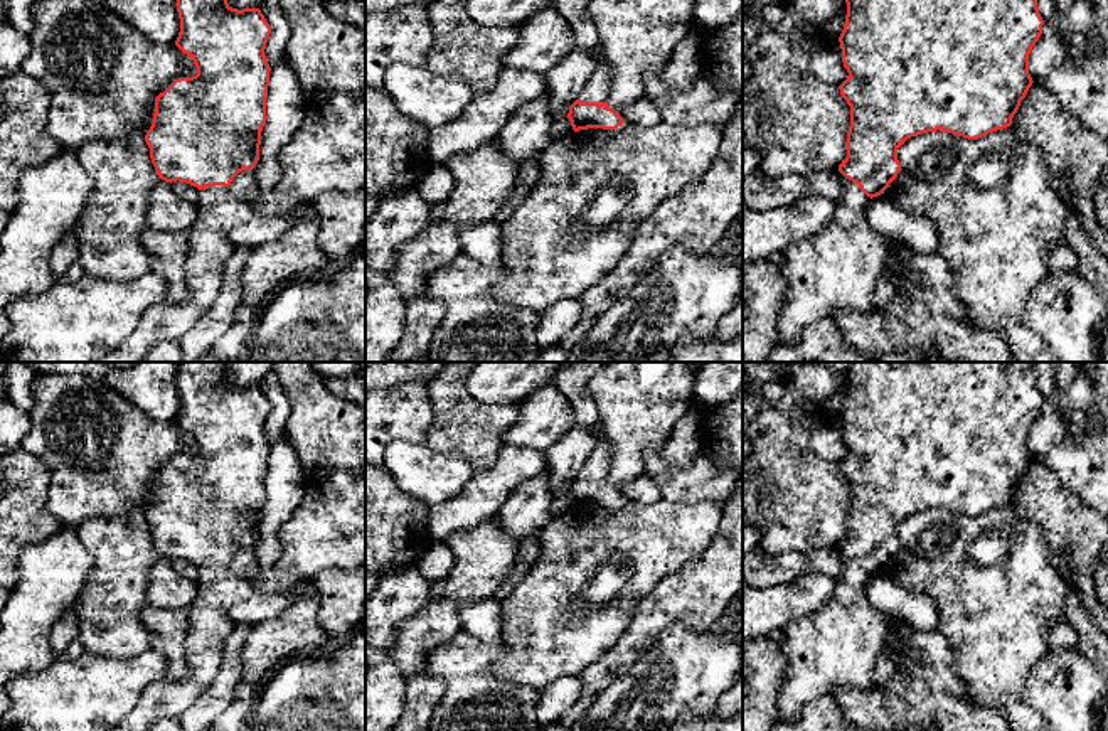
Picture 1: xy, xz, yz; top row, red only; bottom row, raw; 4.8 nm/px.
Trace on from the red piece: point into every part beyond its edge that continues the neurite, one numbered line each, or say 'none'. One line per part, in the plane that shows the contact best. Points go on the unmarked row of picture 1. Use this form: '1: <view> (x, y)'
1: yz (836, 645)

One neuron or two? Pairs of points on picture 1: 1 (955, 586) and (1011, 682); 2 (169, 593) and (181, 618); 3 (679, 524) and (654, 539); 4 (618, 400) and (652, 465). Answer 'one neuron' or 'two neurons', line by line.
1: one neuron
2: two neurons
3: one neuron
4: two neurons

